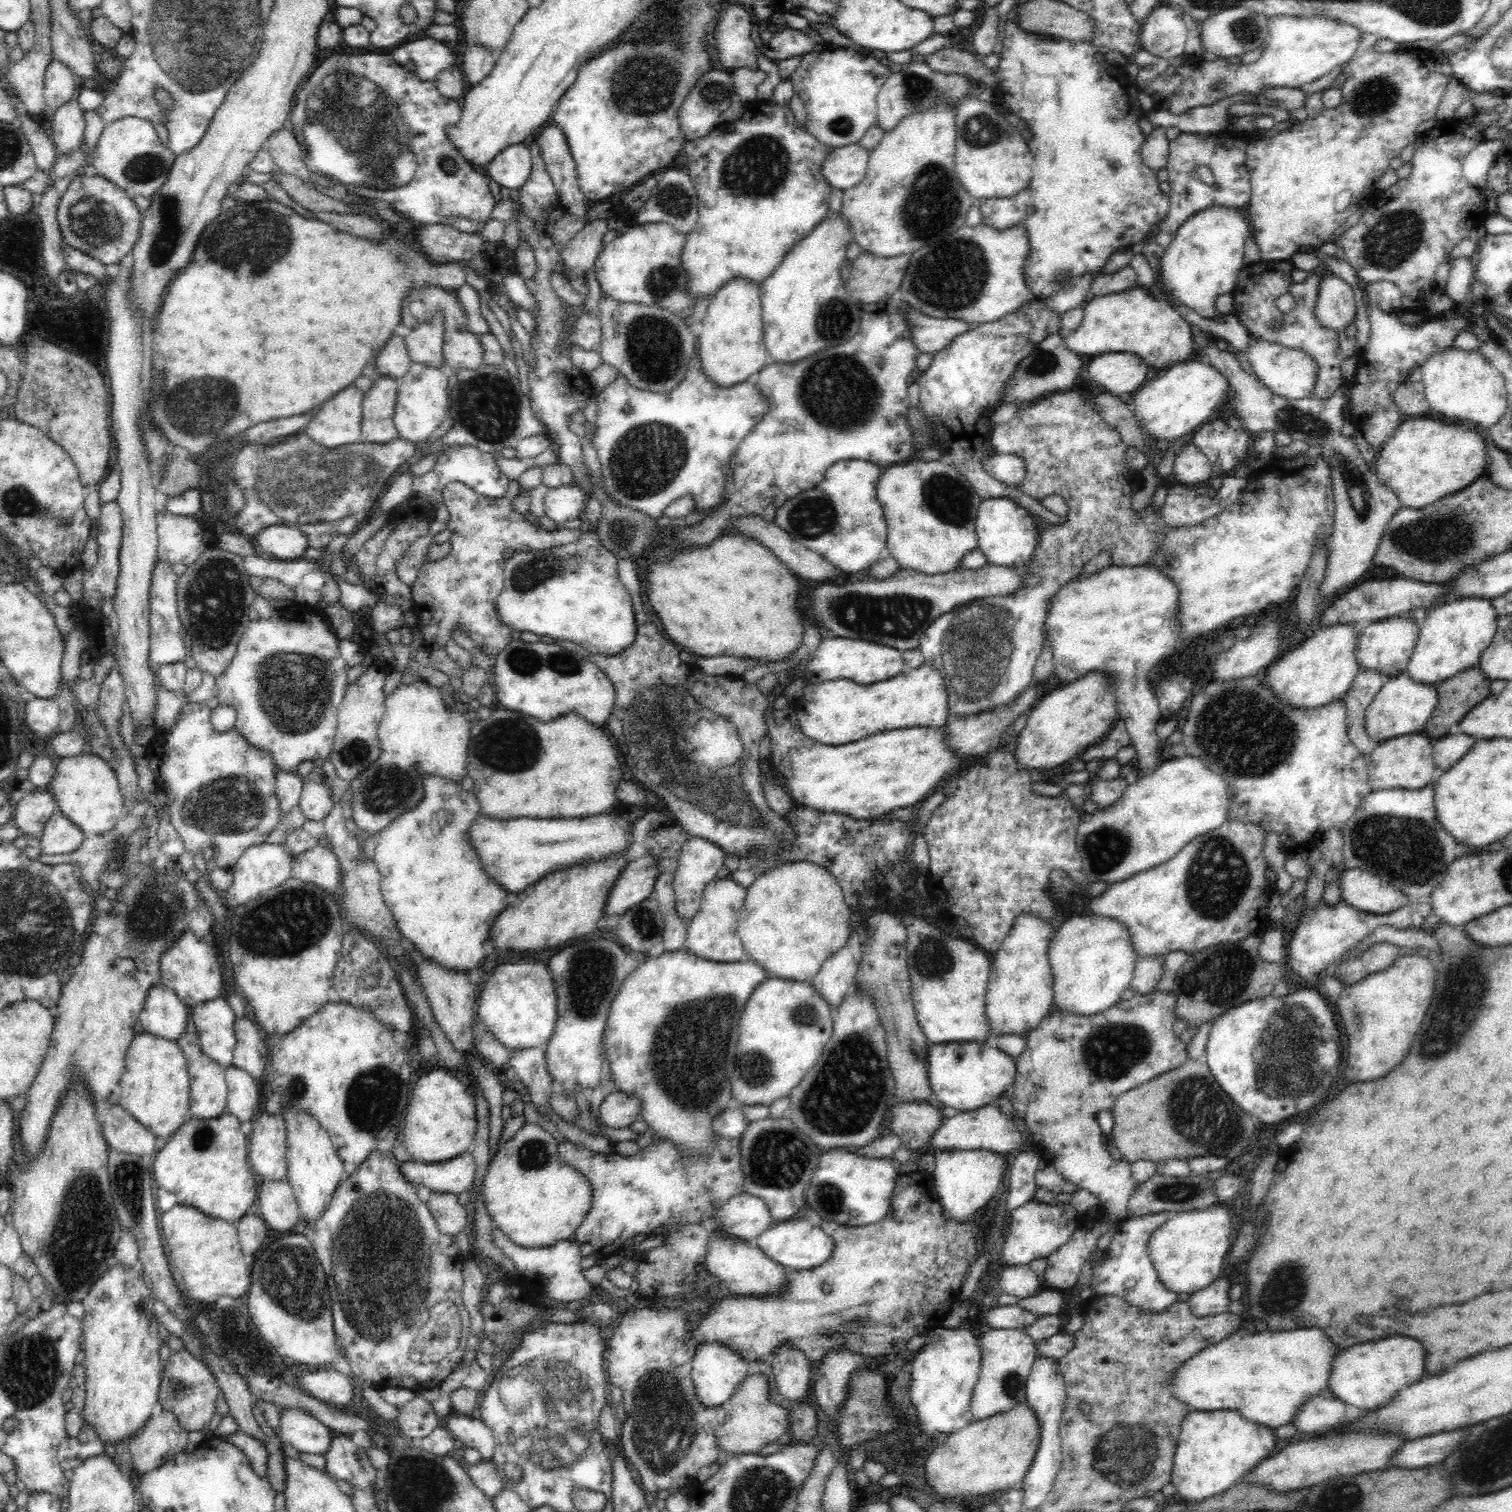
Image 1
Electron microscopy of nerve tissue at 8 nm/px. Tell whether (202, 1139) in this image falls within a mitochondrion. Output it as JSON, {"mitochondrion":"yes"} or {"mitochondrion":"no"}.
{"mitochondrion":"yes"}

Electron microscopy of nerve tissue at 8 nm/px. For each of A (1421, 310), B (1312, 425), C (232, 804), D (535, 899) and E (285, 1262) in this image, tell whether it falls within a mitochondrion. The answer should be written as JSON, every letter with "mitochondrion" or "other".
{"A":"other","B":"mitochondrion","C":"mitochondrion","D":"other","E":"mitochondrion"}

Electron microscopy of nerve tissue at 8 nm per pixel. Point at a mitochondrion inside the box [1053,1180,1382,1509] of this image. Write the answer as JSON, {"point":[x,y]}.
{"point":[1127,1454]}

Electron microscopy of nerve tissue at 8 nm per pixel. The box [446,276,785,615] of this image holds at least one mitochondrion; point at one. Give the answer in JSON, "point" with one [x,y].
{"point":[644,462]}

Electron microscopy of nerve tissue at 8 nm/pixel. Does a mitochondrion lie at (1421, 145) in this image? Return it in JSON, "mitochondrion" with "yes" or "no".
{"mitochondrion":"no"}

